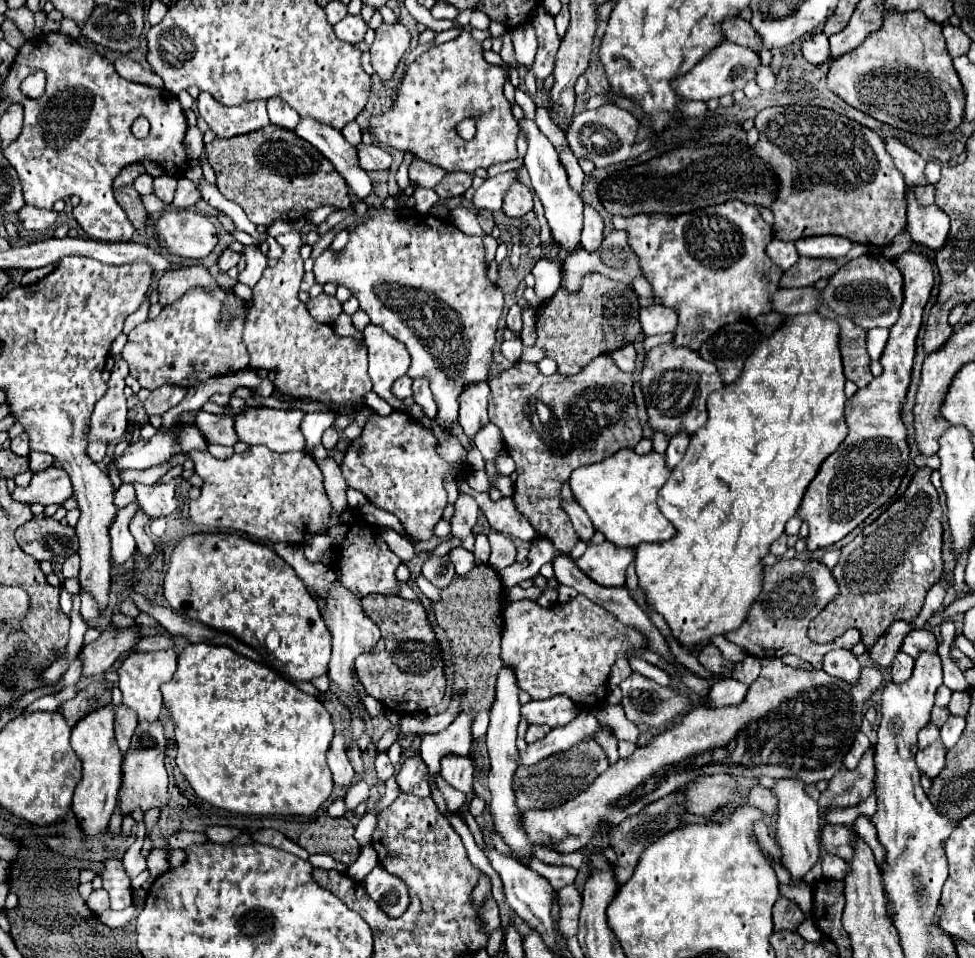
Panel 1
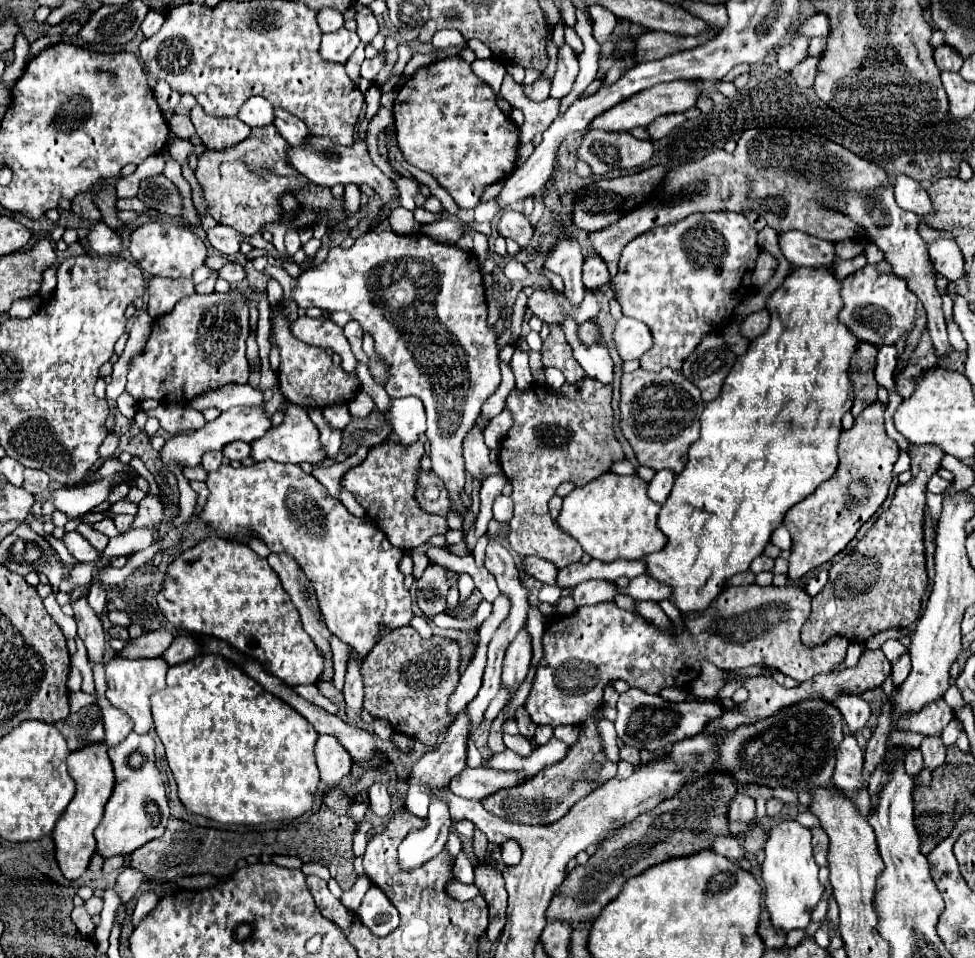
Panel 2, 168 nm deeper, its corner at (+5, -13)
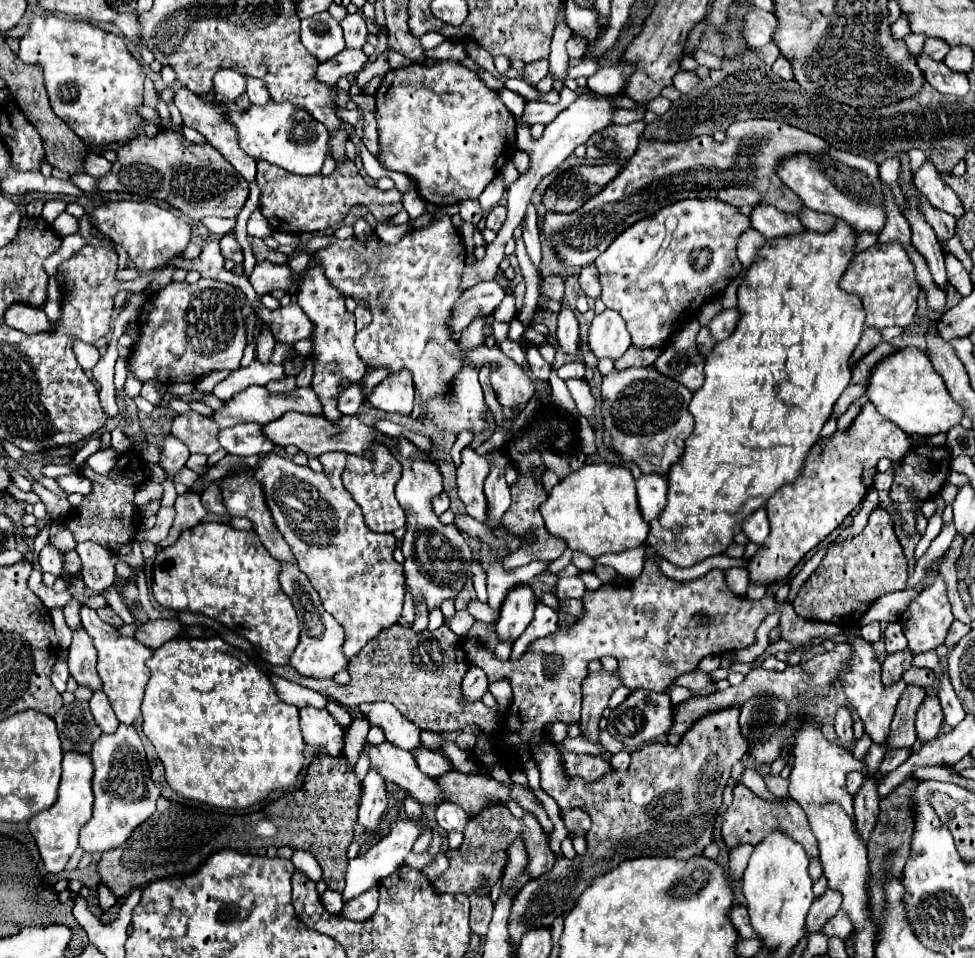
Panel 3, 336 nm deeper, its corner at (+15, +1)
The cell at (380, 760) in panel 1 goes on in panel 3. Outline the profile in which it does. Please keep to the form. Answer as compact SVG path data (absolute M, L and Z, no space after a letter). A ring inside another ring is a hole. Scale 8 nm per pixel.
M370 770L362 782L362 802L360 802L360 810L358 810L358 822L368 832L376 832L378 820L382 818L386 804L388 804L386 784L376 770Z

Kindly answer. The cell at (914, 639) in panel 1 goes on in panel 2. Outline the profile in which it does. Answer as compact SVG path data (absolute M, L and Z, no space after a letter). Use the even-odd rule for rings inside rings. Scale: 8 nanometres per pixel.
M888 640L888 642L884 642L880 650L886 654L886 658L888 658L890 662L894 662L896 658L900 658L900 656L906 652L906 648L904 648L898 640Z

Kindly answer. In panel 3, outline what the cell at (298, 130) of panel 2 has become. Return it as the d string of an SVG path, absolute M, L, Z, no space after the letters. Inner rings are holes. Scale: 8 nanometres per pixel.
M246 78L246 80L248 80L248 90L246 90L246 94L248 94L250 102L264 106L264 104L266 104L264 98L268 98L268 90L266 90L264 82L262 82L262 80L256 80L256 78Z

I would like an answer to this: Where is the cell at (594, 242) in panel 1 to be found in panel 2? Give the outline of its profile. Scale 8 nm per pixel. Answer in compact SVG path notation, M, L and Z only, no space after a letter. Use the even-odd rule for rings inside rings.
M596 254L586 258L586 262L584 262L584 286L592 292L598 292L608 282L610 282L610 276L608 276L608 268L602 262L602 258Z

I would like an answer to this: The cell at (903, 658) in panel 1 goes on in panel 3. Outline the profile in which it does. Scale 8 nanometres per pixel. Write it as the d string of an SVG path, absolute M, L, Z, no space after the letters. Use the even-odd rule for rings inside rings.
M892 622L888 624L886 632L884 632L884 640L886 640L886 652L888 654L894 654L894 652L900 652L906 648L906 640L904 640L904 634L902 634L902 628L900 628L900 622Z

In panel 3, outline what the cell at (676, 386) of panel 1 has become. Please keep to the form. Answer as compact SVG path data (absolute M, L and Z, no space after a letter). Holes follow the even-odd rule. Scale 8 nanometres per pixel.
M654 366L614 368L602 382L604 444L616 450L622 460L636 462L644 474L668 474L694 428L694 418L688 412L690 398L692 392L684 384L660 374Z

